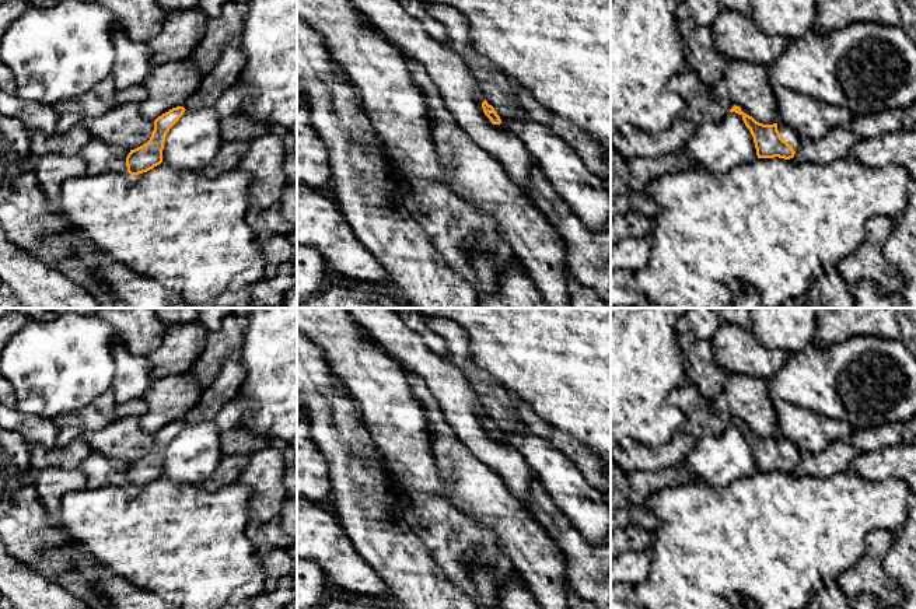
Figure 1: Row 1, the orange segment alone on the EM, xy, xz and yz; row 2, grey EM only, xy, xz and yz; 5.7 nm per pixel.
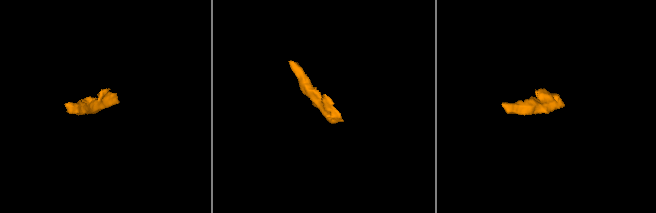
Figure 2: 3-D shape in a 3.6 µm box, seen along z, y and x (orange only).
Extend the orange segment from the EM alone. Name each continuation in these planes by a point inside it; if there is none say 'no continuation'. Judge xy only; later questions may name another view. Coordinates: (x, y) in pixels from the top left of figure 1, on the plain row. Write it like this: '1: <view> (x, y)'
no continuation

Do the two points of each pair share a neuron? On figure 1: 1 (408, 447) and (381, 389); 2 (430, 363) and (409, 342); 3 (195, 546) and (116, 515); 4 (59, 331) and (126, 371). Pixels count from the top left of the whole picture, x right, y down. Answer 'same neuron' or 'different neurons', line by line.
1: same neuron
2: same neuron
3: same neuron
4: different neurons

